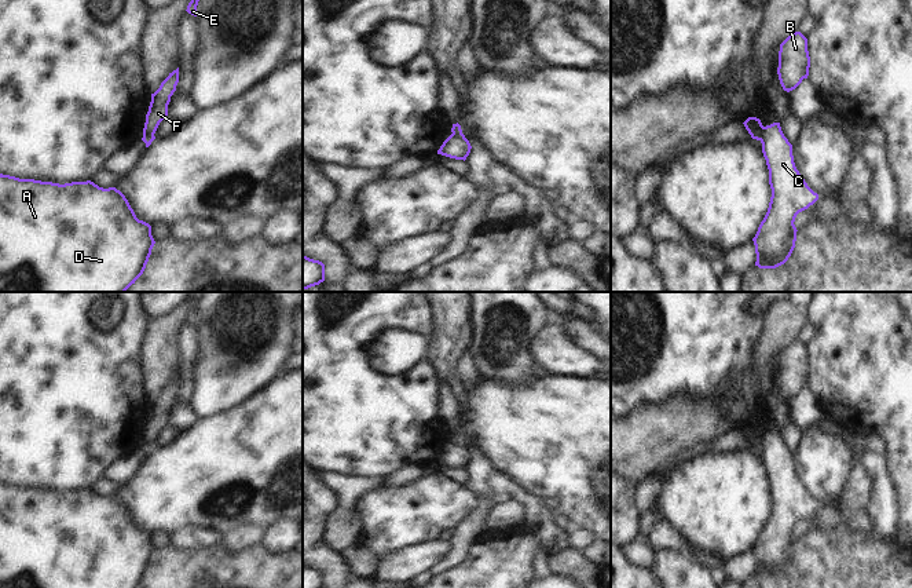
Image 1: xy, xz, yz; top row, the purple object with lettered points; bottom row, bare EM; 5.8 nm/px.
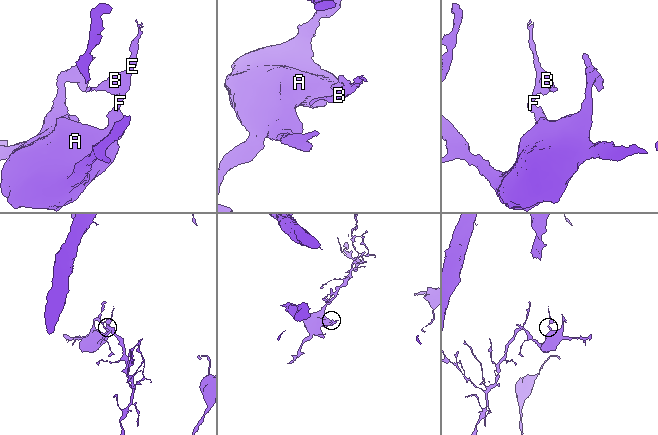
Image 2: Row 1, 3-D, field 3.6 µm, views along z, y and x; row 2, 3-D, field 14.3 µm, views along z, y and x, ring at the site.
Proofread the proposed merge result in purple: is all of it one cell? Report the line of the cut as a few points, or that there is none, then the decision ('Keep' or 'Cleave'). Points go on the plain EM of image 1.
Split along yz (764, 435), (764, 441), (758, 448). Cleave.

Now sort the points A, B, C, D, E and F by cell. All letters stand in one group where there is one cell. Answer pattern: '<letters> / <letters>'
A C D / B E F

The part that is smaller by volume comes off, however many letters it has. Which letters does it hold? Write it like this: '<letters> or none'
B, E, F

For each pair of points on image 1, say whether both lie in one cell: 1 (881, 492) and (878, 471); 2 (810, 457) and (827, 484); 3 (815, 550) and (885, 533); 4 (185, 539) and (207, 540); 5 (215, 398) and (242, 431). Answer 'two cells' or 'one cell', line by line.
1: one cell
2: one cell
3: two cells
4: one cell
5: two cells

